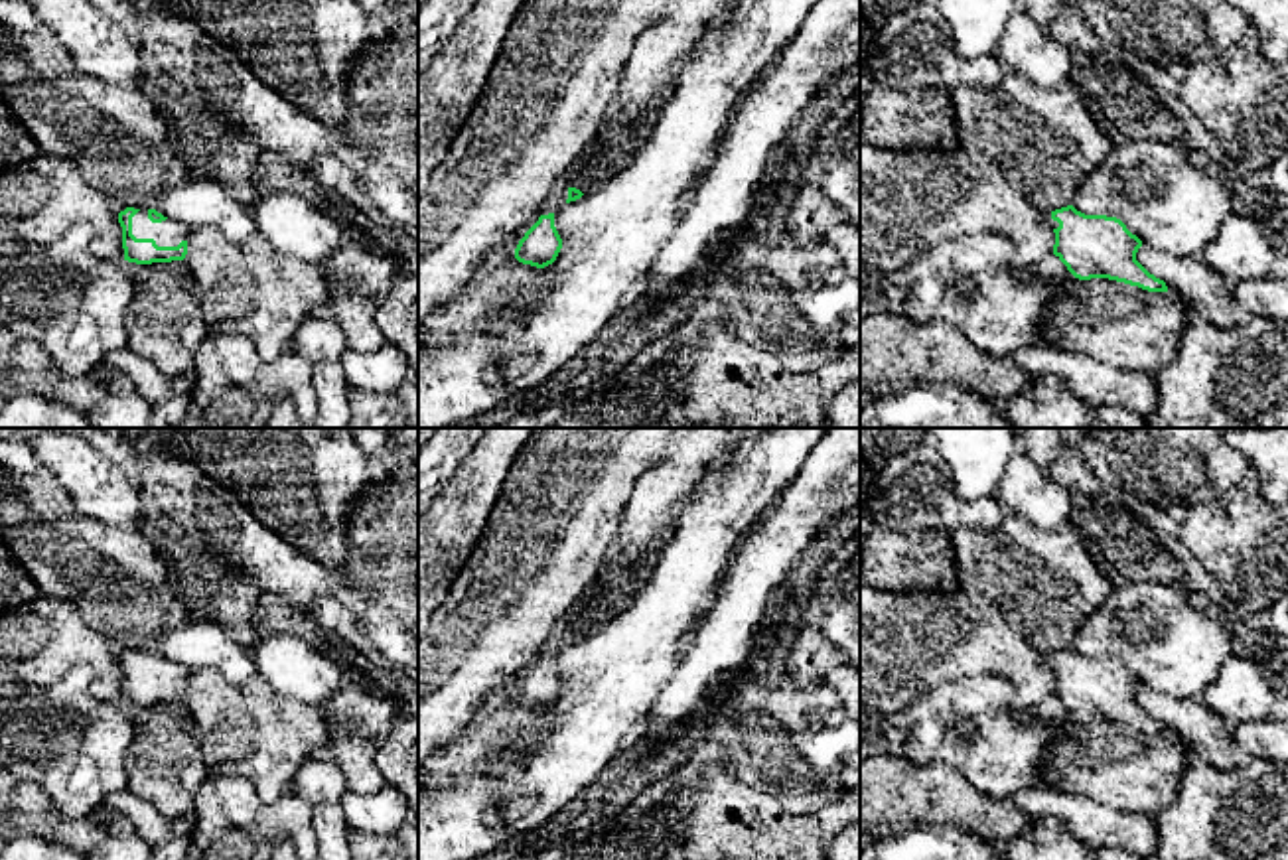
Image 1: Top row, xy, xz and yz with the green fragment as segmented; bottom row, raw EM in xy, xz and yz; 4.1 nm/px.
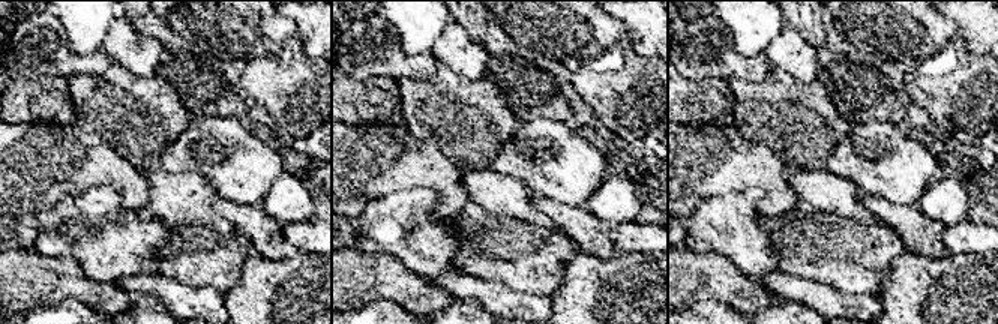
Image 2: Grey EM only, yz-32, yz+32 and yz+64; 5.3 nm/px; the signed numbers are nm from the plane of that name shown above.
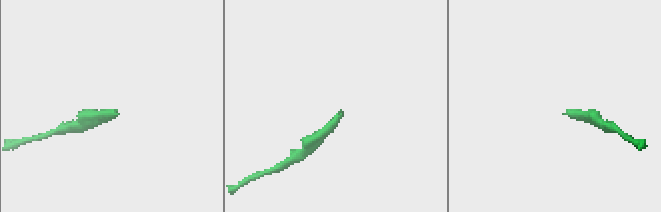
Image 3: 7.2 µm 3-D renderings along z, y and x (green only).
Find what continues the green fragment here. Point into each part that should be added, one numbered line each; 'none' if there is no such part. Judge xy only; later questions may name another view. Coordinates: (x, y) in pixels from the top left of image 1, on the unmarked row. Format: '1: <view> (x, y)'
1: xy (168, 675)

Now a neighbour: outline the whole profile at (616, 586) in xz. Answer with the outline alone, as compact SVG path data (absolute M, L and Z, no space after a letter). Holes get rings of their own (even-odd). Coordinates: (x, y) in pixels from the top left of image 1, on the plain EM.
M653 556L635 564L617 564L609 560L598 574L592 588L562 617L560 623L566 629L580 631L582 635L604 627L631 606L635 596L647 584L653 568Z

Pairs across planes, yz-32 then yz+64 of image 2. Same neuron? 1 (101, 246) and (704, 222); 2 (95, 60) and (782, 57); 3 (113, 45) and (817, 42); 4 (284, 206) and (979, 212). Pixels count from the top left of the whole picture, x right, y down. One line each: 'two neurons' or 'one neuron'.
1: one neuron
2: two neurons
3: two neurons
4: two neurons

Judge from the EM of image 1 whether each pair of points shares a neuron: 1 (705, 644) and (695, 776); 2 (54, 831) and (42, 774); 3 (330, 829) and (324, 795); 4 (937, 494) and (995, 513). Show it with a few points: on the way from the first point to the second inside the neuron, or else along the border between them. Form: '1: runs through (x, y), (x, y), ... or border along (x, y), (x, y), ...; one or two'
1: border along (701, 707), (687, 718); two
2: border along (20, 778), (36, 784), (56, 811), (87, 817); two
3: runs through (328, 821), (326, 803); one
4: runs through (951, 507), (957, 513), (981, 513); one

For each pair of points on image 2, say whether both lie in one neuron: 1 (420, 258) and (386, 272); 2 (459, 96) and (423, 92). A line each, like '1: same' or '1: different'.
1: different
2: same

